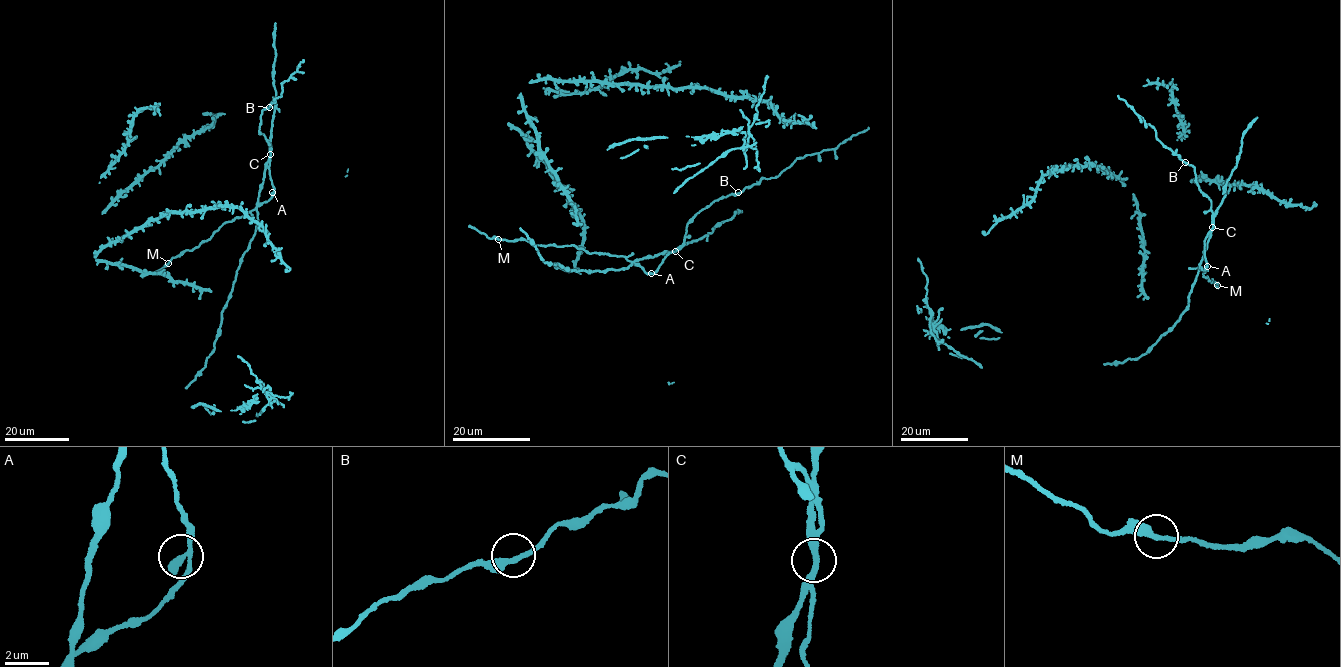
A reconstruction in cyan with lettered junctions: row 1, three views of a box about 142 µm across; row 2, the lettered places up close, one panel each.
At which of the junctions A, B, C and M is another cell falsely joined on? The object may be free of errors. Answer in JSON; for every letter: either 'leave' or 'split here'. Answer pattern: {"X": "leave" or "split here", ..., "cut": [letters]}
{"A": "leave", "B": "leave", "C": "split here", "M": "leave", "cut": ["C"]}

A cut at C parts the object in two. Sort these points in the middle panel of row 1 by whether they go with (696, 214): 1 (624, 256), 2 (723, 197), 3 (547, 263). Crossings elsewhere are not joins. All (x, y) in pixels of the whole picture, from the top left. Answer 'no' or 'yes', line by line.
1: yes
2: yes
3: no

